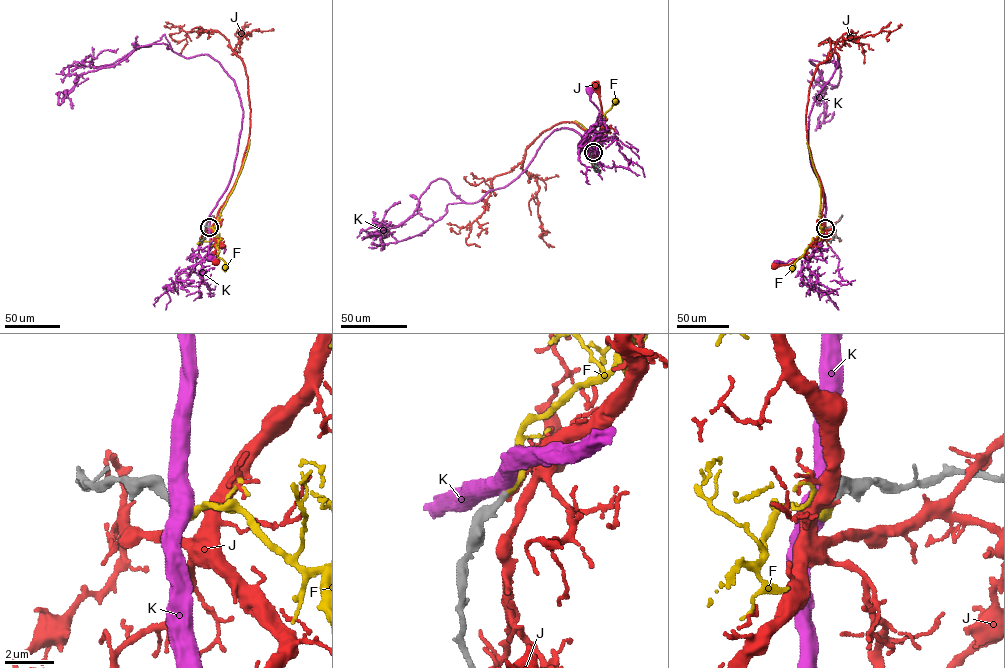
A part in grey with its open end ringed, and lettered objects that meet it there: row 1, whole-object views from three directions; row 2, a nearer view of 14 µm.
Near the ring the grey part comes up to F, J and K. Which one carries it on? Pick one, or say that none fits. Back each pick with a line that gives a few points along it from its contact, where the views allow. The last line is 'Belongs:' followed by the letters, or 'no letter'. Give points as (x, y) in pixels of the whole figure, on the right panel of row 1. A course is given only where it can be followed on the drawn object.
F: Its course: (825, 228), (792, 268)
Belongs: F

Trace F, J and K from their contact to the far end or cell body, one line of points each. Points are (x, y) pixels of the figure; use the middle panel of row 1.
F: (592, 152), (603, 135), (605, 113), (615, 101)
J: (593, 152), (599, 145), (602, 123), (599, 93), (595, 84)
K: (592, 151), (607, 137), (597, 136), (595, 129), (599, 110), (591, 101), (589, 90)

